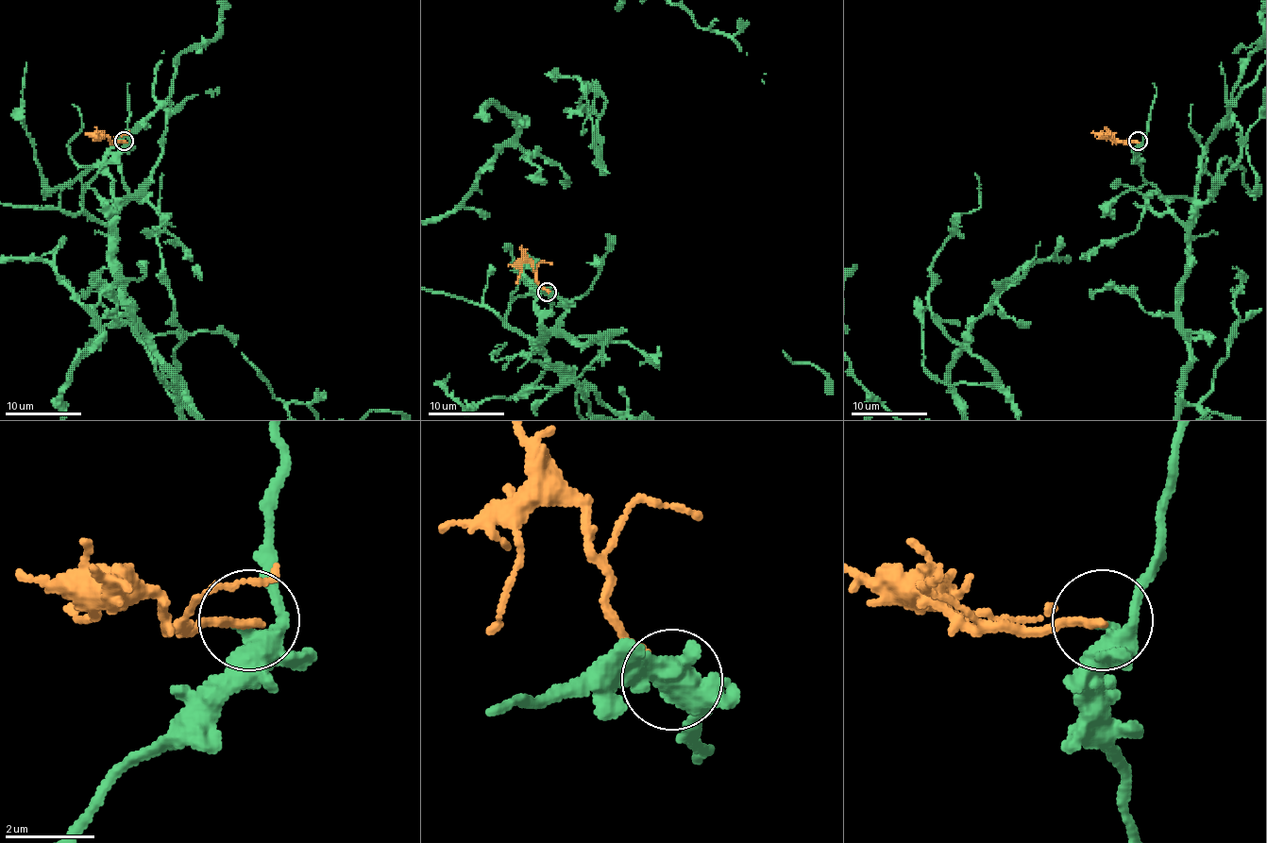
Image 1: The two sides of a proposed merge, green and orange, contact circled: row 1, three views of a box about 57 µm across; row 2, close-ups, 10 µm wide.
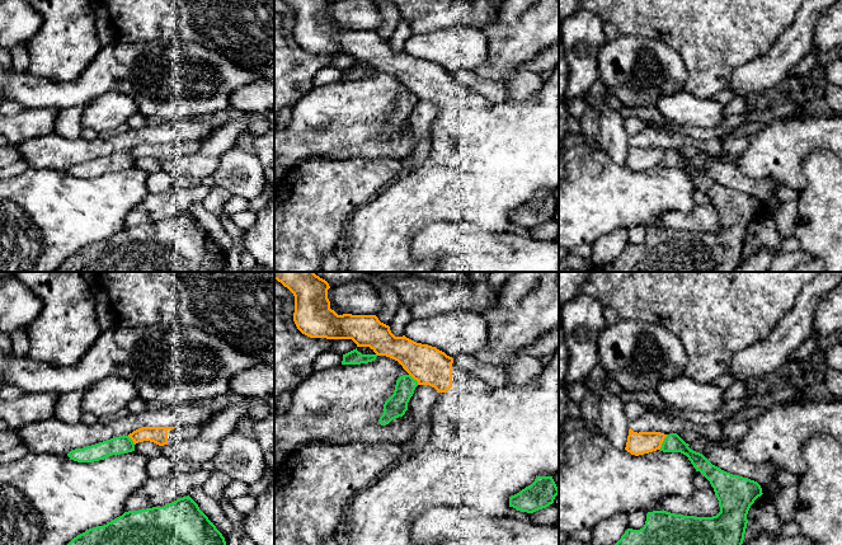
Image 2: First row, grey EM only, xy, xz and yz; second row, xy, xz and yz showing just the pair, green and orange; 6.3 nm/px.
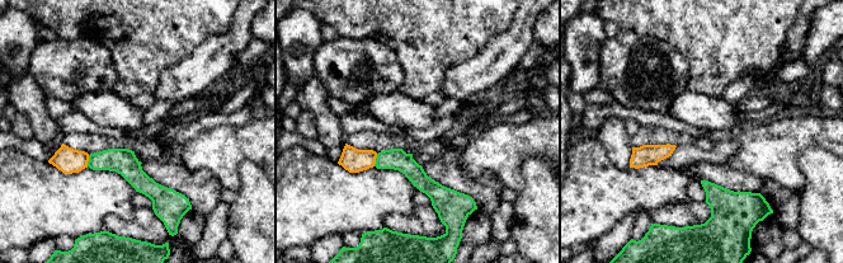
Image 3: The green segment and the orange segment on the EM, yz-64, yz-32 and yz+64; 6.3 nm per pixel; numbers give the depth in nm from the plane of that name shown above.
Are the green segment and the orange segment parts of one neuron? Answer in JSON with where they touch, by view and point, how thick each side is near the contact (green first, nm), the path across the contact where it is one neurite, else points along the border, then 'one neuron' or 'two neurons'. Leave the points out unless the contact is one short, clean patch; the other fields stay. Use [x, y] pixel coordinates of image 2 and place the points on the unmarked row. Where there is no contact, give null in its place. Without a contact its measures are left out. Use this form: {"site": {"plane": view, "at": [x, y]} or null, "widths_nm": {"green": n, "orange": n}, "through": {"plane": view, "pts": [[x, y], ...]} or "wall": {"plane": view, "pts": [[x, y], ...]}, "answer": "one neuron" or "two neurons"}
{"site": {"plane": "yz", "at": [663, 158]}, "widths_nm": {"green": 110, "orange": 140}, "wall": {"plane": "yz", "pts": [[667, 150], [659, 164]]}, "answer": "two neurons"}

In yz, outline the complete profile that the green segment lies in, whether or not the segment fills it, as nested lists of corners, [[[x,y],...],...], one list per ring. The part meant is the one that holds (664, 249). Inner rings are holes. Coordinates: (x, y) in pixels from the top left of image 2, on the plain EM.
[[[677,149],[667,150],[660,166],[681,168],[688,173],[696,187],[704,189],[714,203],[720,227],[712,232],[676,230],[667,226],[648,227],[643,244],[627,244],[611,263],[592,272],[734,272],[740,264],[747,244],[747,230],[754,216],[761,212],[761,201],[748,193],[733,191],[712,180],[702,169],[688,163]]]

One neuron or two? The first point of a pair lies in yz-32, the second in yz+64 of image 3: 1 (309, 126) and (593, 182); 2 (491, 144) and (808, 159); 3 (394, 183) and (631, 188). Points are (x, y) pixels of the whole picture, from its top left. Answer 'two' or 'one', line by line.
1: two
2: two
3: one

